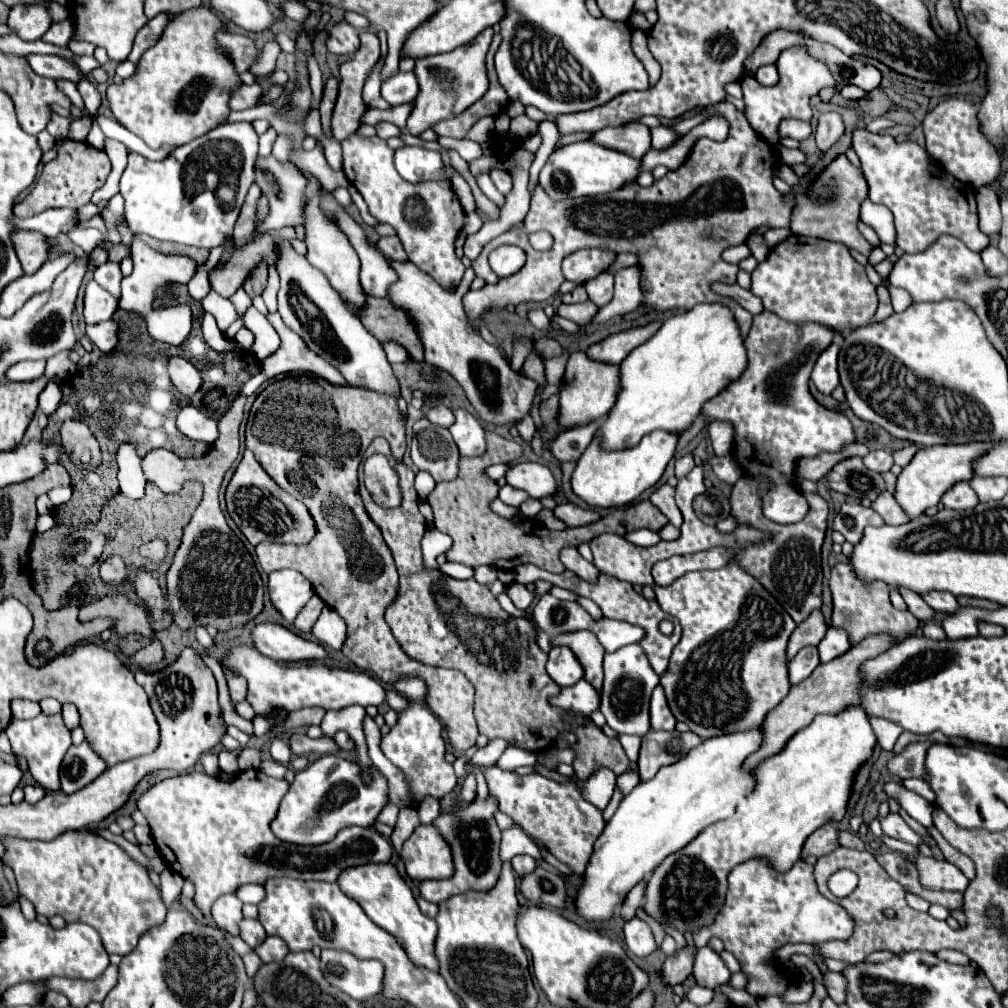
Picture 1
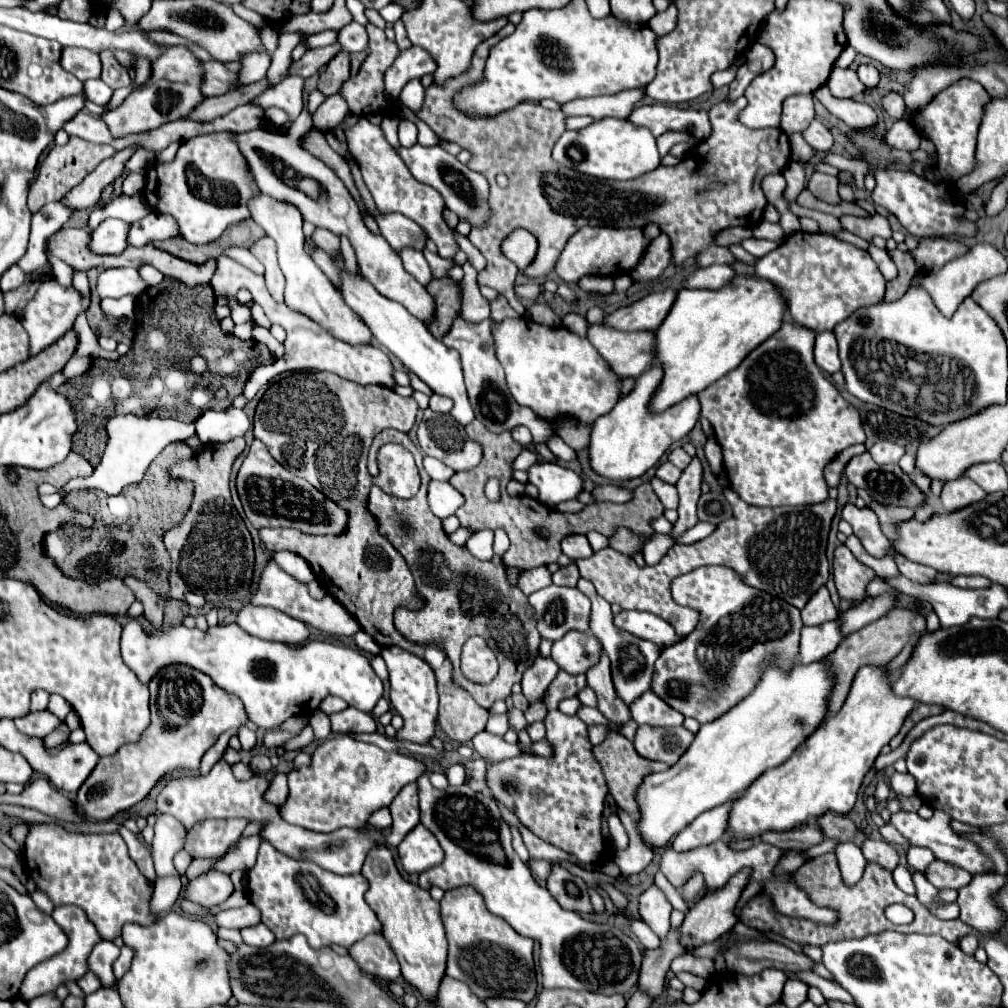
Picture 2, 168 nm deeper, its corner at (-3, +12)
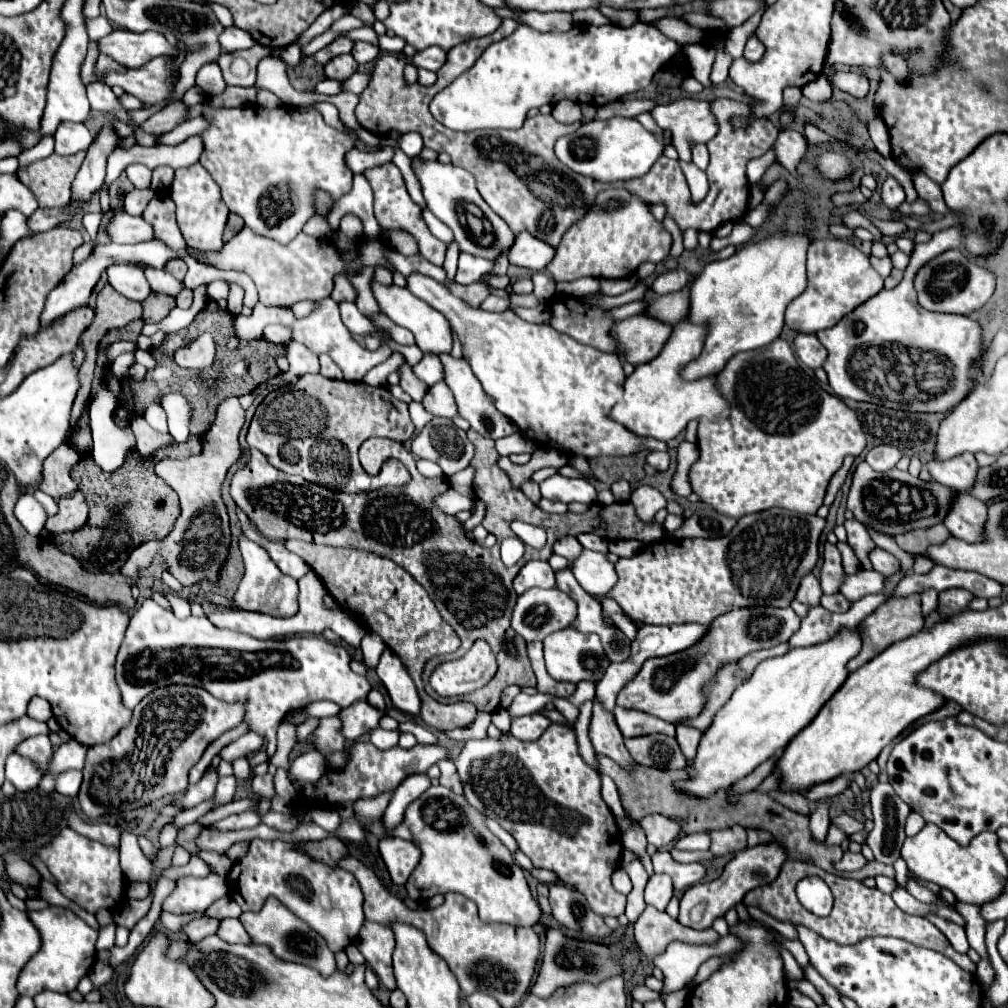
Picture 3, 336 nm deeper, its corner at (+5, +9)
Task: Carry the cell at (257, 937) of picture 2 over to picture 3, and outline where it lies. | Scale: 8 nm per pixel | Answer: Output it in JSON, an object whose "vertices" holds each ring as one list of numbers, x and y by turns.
{"vertices":[[221,919,217,935,221,939,225,939,227,943,251,943,251,939,239,919]]}

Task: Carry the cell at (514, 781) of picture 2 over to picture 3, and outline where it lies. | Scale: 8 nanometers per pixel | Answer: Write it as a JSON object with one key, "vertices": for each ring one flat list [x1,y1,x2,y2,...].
{"vertices":[[553,723,537,741,521,741,511,733,503,733,499,739,469,739,453,763,461,777,467,803,509,831,519,849,531,859,533,867,549,869,563,885,575,887,587,897,587,903,593,911,597,911,597,915,619,917,625,913,627,897,617,893,611,885,611,875,619,869,623,853,621,829,611,809,607,813,607,805,601,797,599,775,579,757,573,729]]}

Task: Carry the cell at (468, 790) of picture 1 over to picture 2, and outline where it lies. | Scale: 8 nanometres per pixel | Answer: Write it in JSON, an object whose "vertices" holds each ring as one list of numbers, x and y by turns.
{"vertices":[[453,764,447,770,447,780,451,786,461,786,465,784,465,766,463,764]]}

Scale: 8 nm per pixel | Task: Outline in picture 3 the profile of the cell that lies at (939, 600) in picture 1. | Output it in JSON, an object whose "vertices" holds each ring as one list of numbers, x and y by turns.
{"vertices":[[875,547,875,551,871,551,869,559,871,559,873,569,885,577,889,577,891,573,895,573,899,569,899,561,895,559,895,555,891,555,889,551,885,551,881,547]]}

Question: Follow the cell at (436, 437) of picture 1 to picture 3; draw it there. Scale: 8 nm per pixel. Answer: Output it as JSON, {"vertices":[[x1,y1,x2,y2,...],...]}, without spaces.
{"vertices":[[433,417,433,421,429,421,421,429,421,433,417,433,413,437,411,449,413,449,413,453,417,457,429,459,429,461,437,463,447,477,463,471,471,463,471,459,473,459,473,443,467,439,467,433,463,429,455,427,451,419,441,419,441,417]]}

